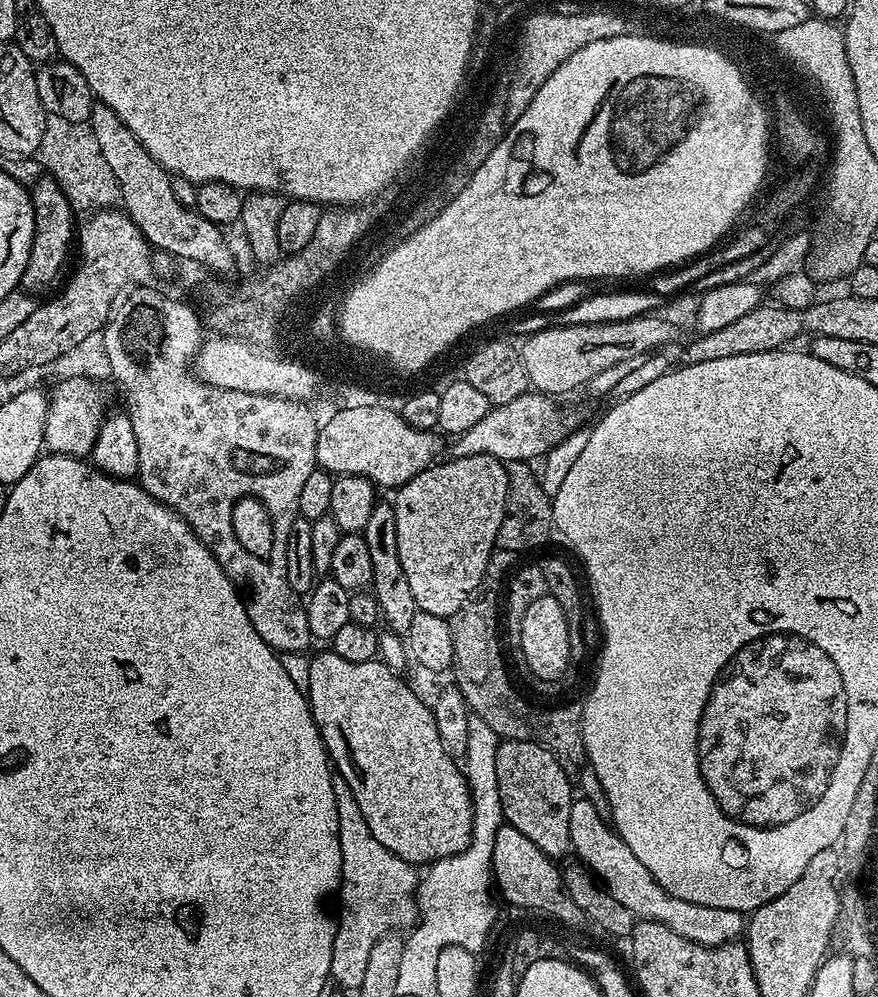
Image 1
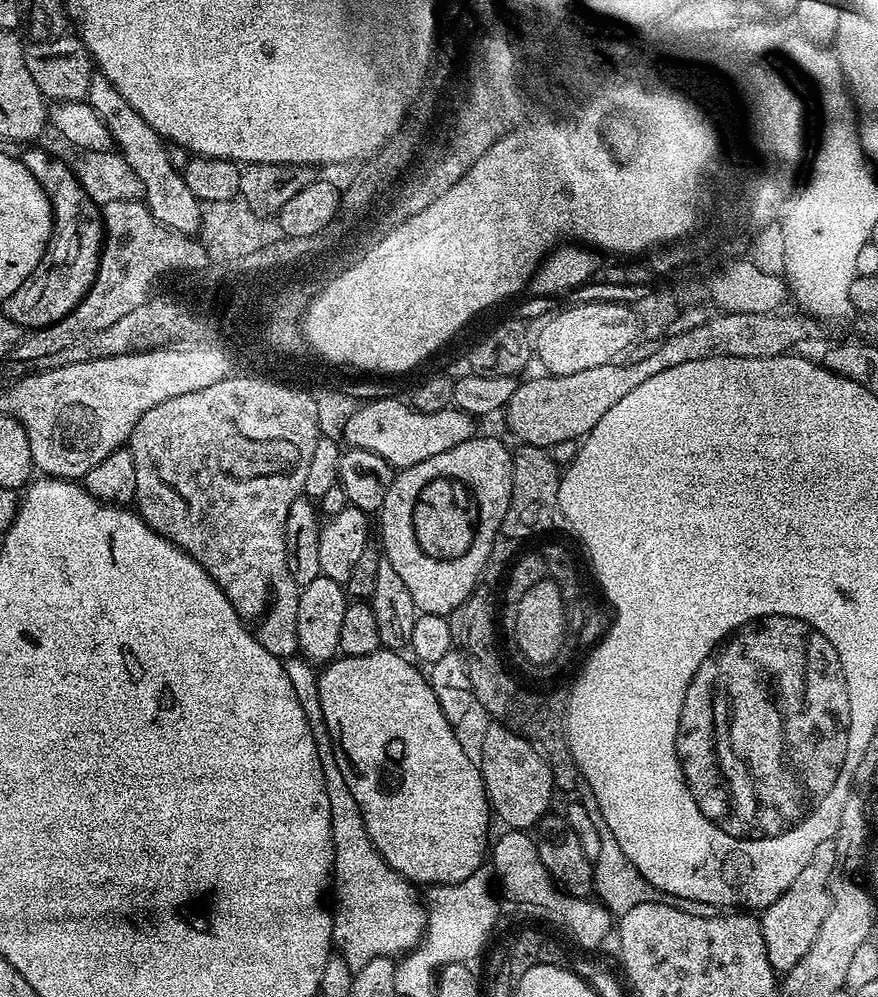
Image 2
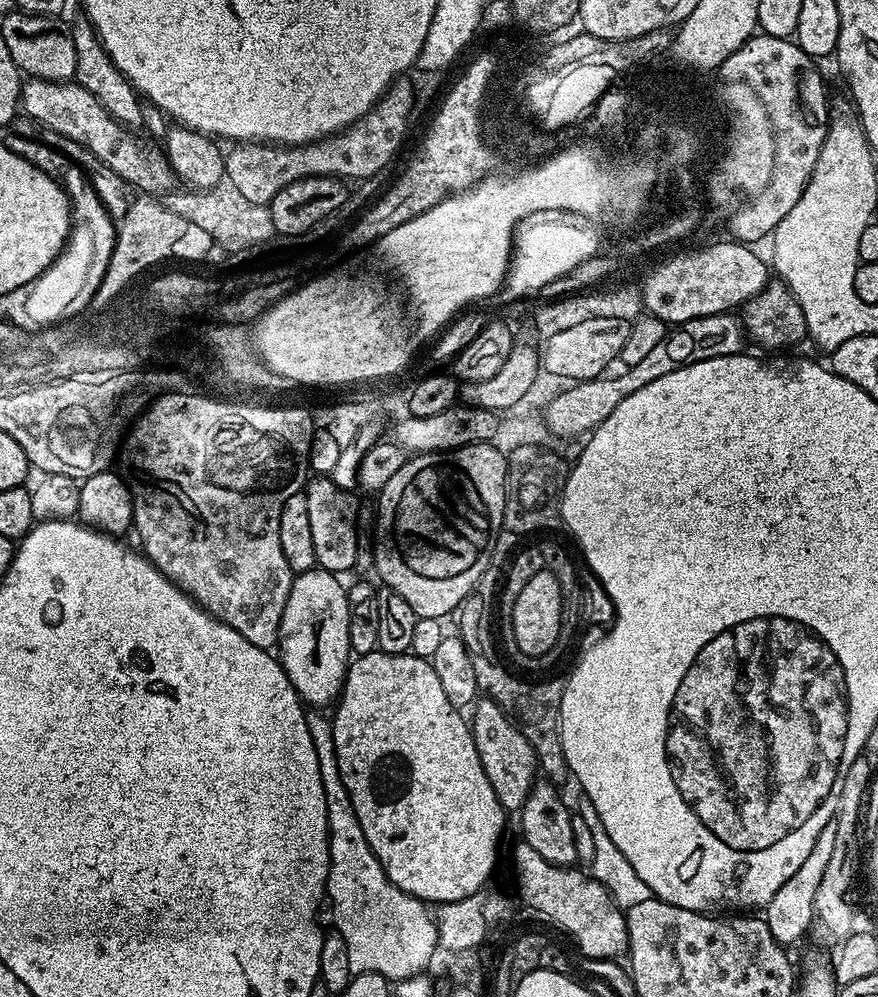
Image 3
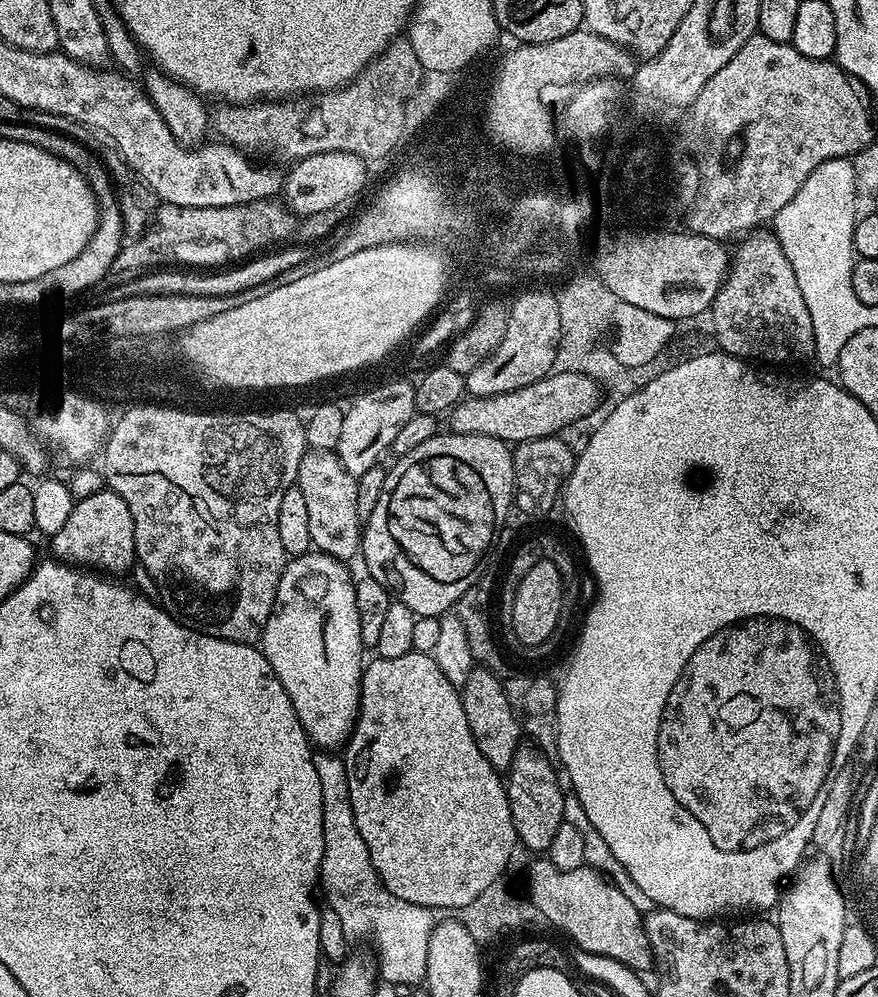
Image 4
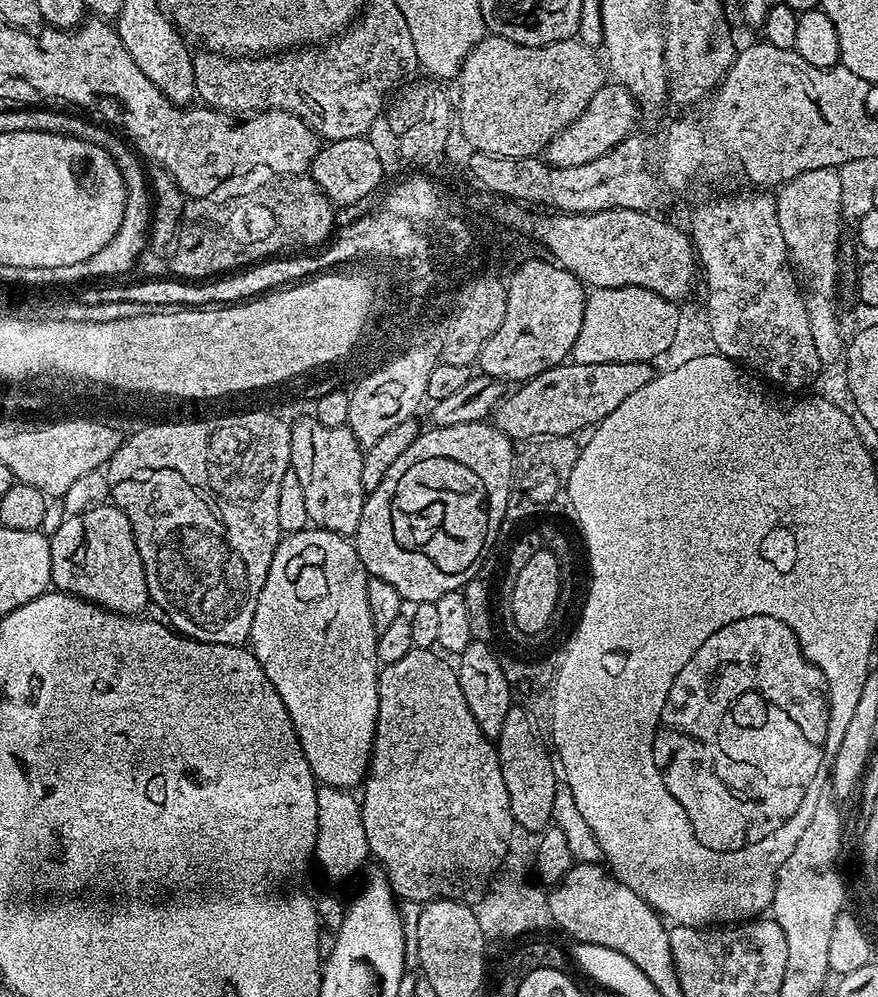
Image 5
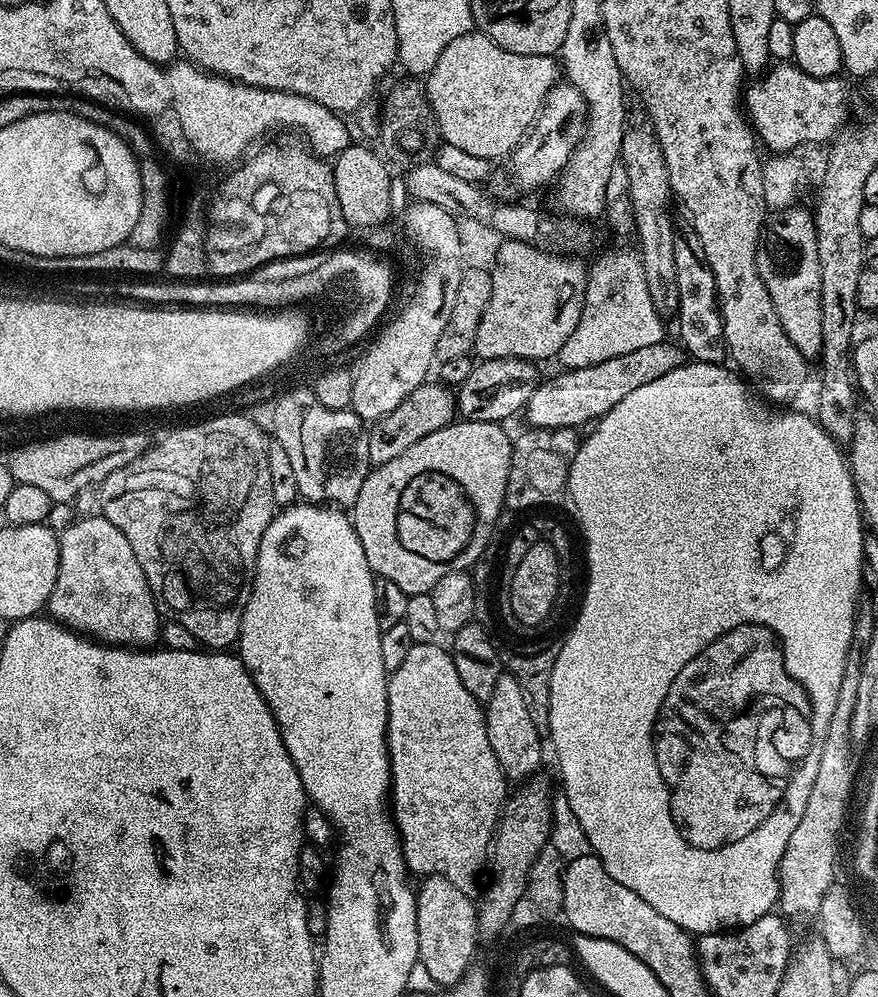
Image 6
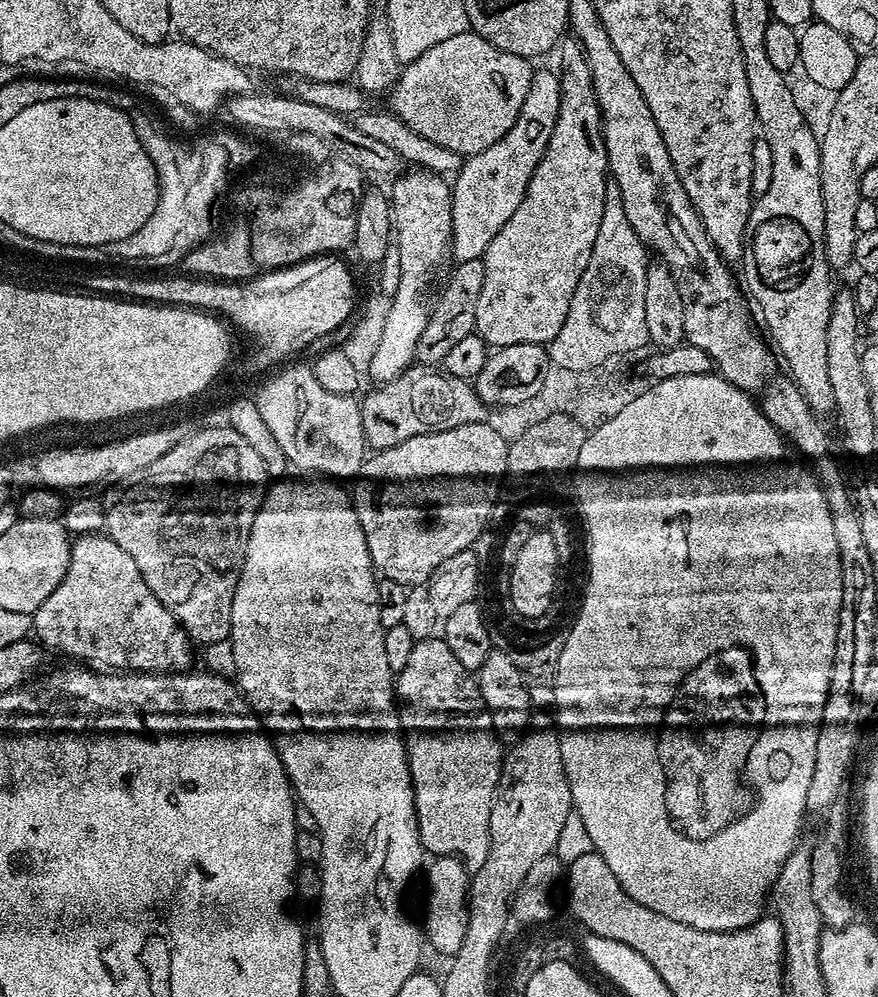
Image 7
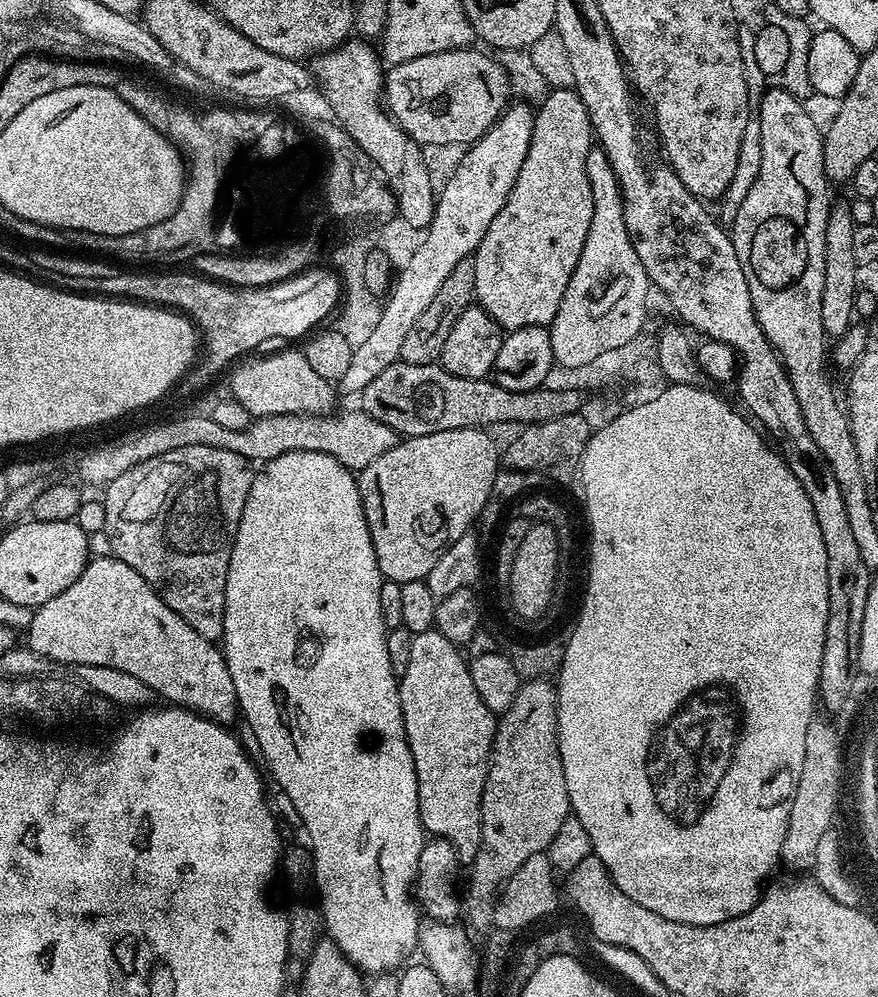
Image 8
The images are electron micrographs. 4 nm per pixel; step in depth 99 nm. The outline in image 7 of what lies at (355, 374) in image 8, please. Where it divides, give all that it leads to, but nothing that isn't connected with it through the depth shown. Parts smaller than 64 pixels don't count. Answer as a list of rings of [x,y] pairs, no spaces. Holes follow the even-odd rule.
[[[533,71],[530,90],[526,90],[526,102],[522,102],[522,110],[518,114],[514,126],[510,126],[510,130],[506,130],[506,134],[502,134],[502,138],[498,138],[498,142],[494,142],[494,146],[486,146],[486,150],[467,157],[463,161],[459,172],[455,174],[450,184],[452,190],[452,242],[450,252],[453,257],[456,255],[457,261],[481,259],[486,246],[490,246],[494,234],[498,234],[498,230],[502,230],[502,226],[506,226],[506,222],[510,222],[514,210],[518,210],[518,206],[526,194],[526,186],[530,182],[538,162],[542,162],[542,154],[546,154],[548,149],[550,134],[554,132],[554,122],[558,118],[559,105],[559,75],[555,71]]]

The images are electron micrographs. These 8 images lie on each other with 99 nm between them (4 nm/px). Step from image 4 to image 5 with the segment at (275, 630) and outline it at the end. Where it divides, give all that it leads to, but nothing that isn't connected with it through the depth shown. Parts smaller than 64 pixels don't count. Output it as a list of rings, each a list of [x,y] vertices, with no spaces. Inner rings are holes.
[[[309,526],[301,532],[289,532],[281,539],[274,550],[274,558],[270,562],[270,570],[266,574],[266,586],[262,586],[262,594],[258,594],[258,606],[254,610],[254,622],[250,647],[258,658],[266,678],[274,682],[274,690],[278,690],[278,698],[286,706],[286,714],[290,714],[290,722],[294,722],[294,730],[300,739],[302,754],[306,754],[306,762],[310,762],[310,770],[315,774],[321,785],[329,784],[335,788],[355,789],[363,781],[367,770],[369,757],[372,755],[372,739],[376,733],[378,720],[378,661],[376,659],[377,633],[370,622],[370,606],[366,602],[366,586],[369,574],[364,569],[364,563],[356,553],[355,543],[349,537],[339,536],[325,528]]]

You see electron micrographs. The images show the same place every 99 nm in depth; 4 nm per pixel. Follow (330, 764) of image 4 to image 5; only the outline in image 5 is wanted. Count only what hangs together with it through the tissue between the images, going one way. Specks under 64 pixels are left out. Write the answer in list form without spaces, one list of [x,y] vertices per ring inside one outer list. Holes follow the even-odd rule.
[[[329,784],[317,787],[318,834],[316,835],[315,863],[325,872],[327,879],[348,880],[367,860],[370,860],[366,842],[366,826],[362,826],[360,801],[347,788],[335,788]]]

